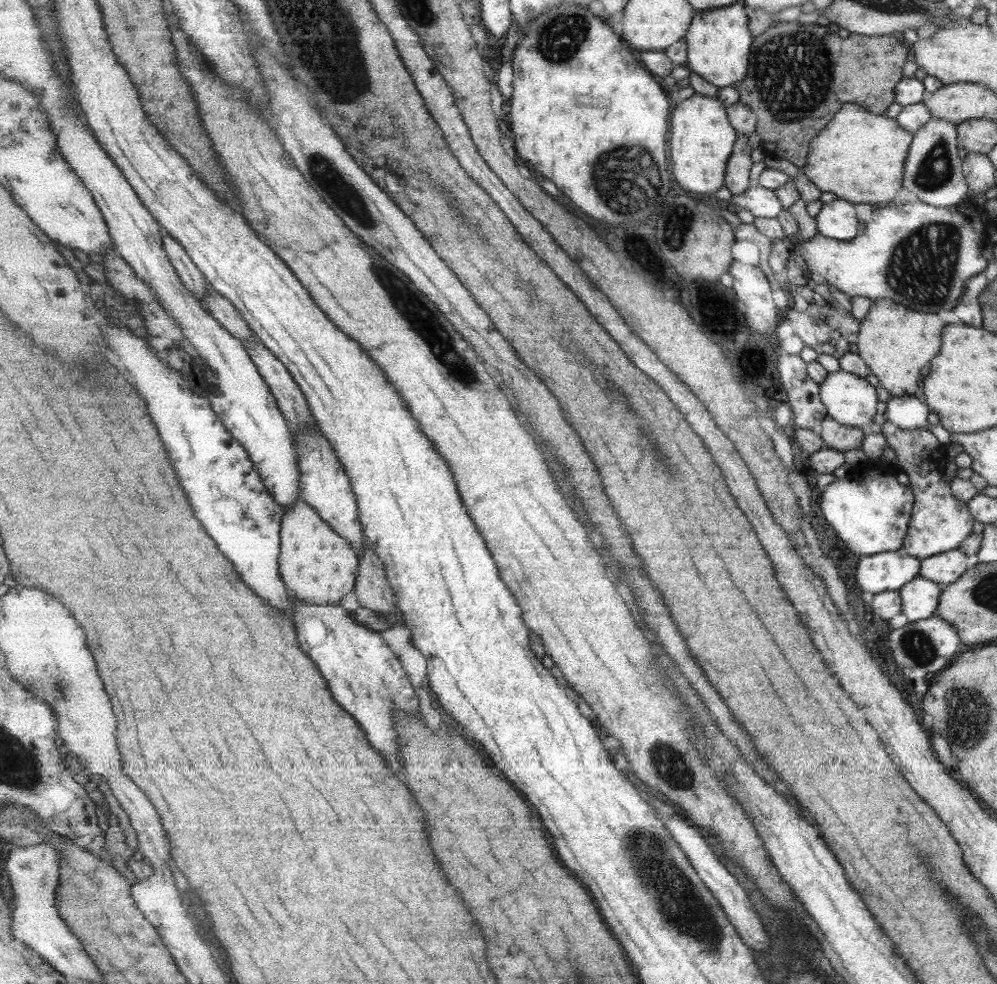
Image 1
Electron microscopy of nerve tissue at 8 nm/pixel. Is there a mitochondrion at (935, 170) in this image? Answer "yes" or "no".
yes

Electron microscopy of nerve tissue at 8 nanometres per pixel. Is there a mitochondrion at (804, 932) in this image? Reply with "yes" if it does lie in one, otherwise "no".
no

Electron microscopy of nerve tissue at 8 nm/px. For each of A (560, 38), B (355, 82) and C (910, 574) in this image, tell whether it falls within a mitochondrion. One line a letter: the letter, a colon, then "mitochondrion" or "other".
A: mitochondrion
B: mitochondrion
C: other

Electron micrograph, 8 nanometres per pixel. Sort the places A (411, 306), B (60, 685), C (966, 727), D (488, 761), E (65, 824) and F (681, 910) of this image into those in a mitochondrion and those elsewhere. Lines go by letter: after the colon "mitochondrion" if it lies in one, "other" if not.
A: mitochondrion
B: mitochondrion
C: mitochondrion
D: other
E: other
F: mitochondrion

